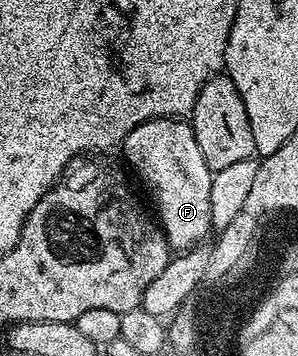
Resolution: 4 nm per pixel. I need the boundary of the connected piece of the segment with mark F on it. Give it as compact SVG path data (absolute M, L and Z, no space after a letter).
M155 117L146 123L138 123L130 135L122 143L124 157L128 160L127 168L140 176L142 184L148 188L152 201L156 204L155 216L164 230L168 248L172 251L187 251L195 248L205 240L207 233L213 232L211 221L210 191L214 170L202 159L202 151L198 147L198 139L194 139L194 131L187 120L178 117Z

